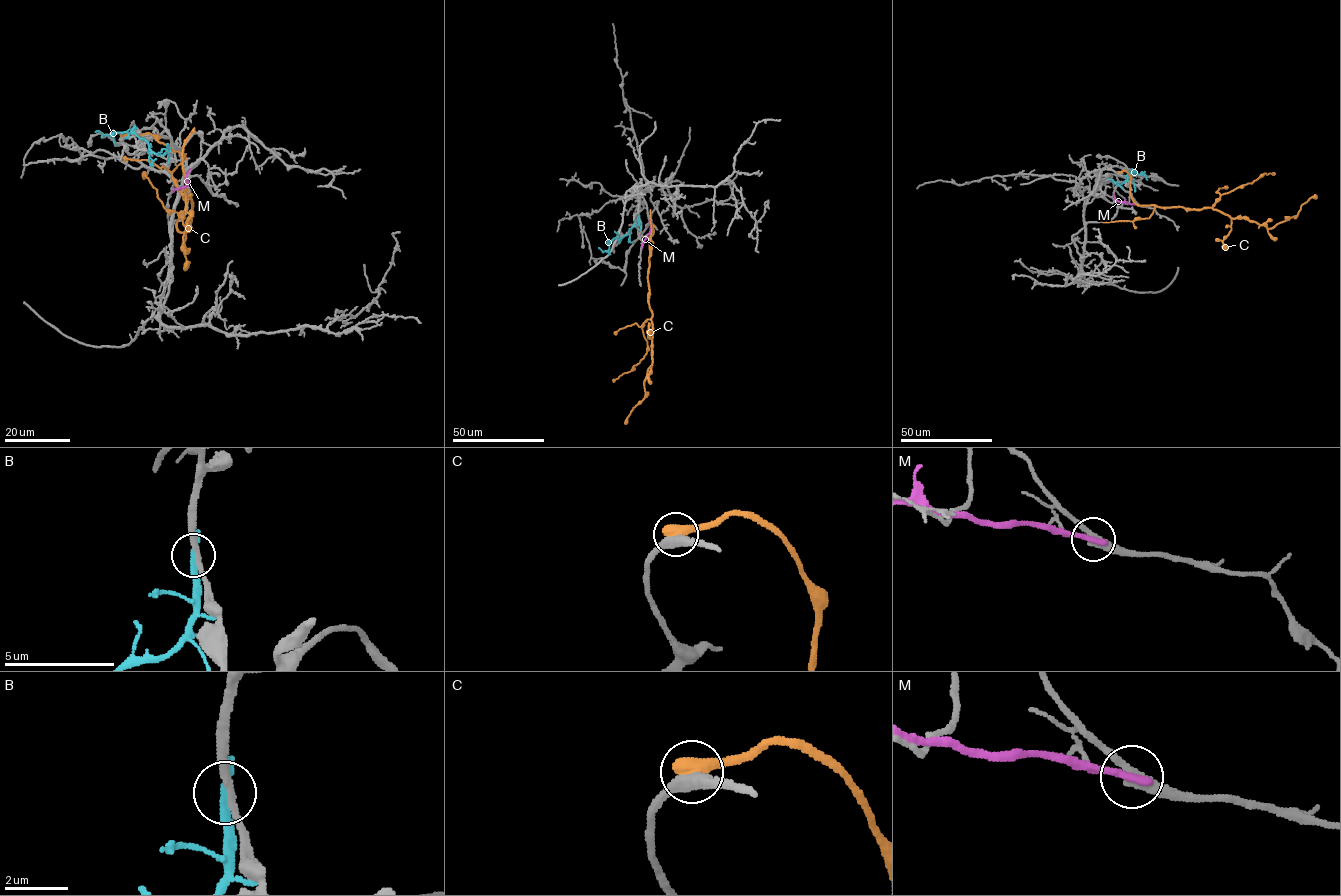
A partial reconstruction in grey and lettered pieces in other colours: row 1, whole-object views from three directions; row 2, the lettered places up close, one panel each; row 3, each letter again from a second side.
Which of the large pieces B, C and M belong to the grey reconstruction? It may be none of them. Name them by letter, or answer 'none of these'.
none of these

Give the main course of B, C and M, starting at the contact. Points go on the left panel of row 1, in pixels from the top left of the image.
B: (167, 144), (167, 150), (157, 154), (136, 134), (95, 132)
C: (193, 131), (182, 154), (183, 194), (192, 200), (184, 232), (176, 228), (179, 214), (165, 207), (142, 175)
M: (173, 191), (188, 184), (186, 176), (190, 169)

